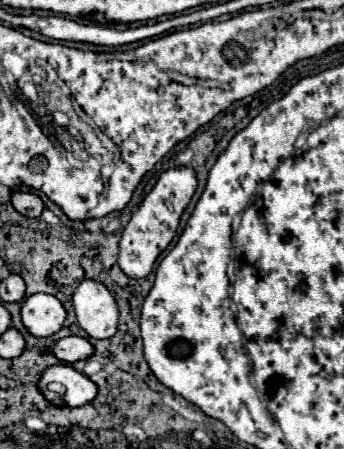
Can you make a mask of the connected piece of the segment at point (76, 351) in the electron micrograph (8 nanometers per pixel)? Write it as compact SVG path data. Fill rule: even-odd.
M68 336L58 340L54 346L50 346L50 352L62 360L62 362L78 362L78 360L88 360L94 354L94 346L80 336Z

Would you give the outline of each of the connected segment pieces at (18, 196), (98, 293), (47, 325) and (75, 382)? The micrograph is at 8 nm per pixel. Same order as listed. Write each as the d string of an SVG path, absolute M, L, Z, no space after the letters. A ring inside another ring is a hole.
M14 192L12 206L28 218L40 218L40 214L44 212L42 198L38 194L32 194L32 192Z
M84 280L74 292L78 324L92 338L112 338L118 330L118 304L98 280Z
M32 294L22 304L22 322L34 336L52 336L62 330L66 310L52 294Z
M56 364L56 366L50 366L40 382L38 382L38 388L42 390L42 394L56 406L84 406L88 402L92 402L98 394L98 386L82 372L78 372L76 368L72 368L70 364ZM52 382L60 382L66 392L64 394L58 394L58 392L52 392L48 390L48 384Z

